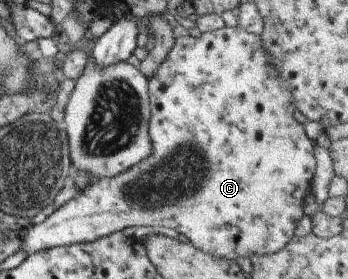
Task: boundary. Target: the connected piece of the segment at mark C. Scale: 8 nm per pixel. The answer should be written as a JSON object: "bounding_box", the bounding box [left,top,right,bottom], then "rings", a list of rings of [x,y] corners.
{"bounding_box":[22,26,316,261],"rings":[[[224,26],[214,32],[204,32],[198,37],[178,35],[166,60],[156,68],[154,76],[148,78],[148,86],[150,114],[152,114],[148,132],[152,141],[152,154],[114,178],[98,179],[92,184],[88,184],[84,190],[56,209],[54,214],[42,222],[36,223],[34,228],[30,228],[22,240],[22,250],[26,254],[32,254],[58,246],[94,242],[94,240],[100,240],[100,238],[132,226],[156,226],[156,228],[167,226],[186,236],[202,252],[207,252],[216,258],[236,261],[240,257],[272,256],[272,254],[280,252],[294,238],[296,226],[305,215],[303,210],[305,197],[311,191],[311,181],[316,169],[315,142],[307,136],[302,123],[295,119],[296,106],[292,102],[290,86],[280,79],[276,68],[270,64],[270,56],[262,50],[262,38],[252,32],[242,30],[238,26]]]}

